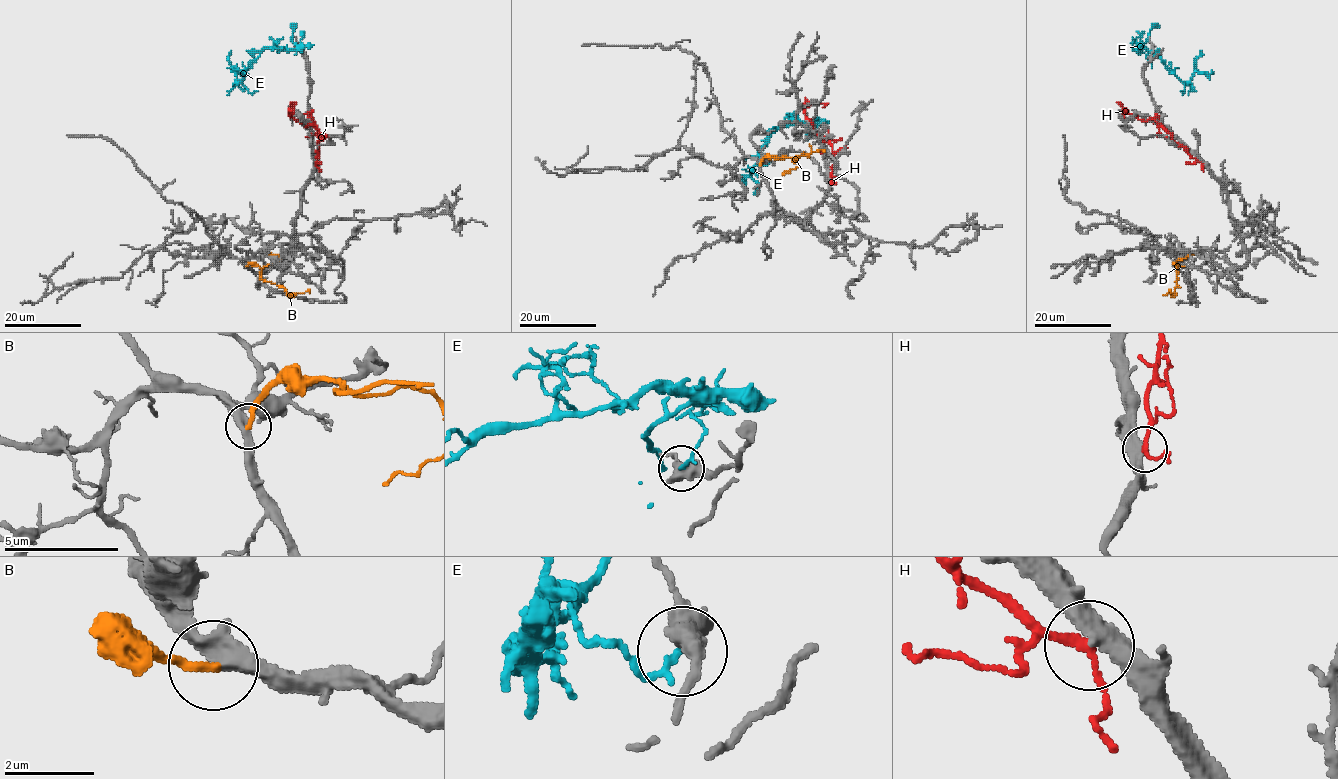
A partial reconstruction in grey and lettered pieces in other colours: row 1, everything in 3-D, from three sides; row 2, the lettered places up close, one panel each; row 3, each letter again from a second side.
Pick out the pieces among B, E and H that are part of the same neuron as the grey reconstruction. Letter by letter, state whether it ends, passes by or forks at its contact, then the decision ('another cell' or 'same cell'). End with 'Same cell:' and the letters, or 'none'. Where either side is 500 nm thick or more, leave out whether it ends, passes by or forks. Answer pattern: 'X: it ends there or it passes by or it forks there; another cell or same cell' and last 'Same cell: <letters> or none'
B: it ends there; same cell
E: another cell
H: it passes by; another cell
Same cell: B

